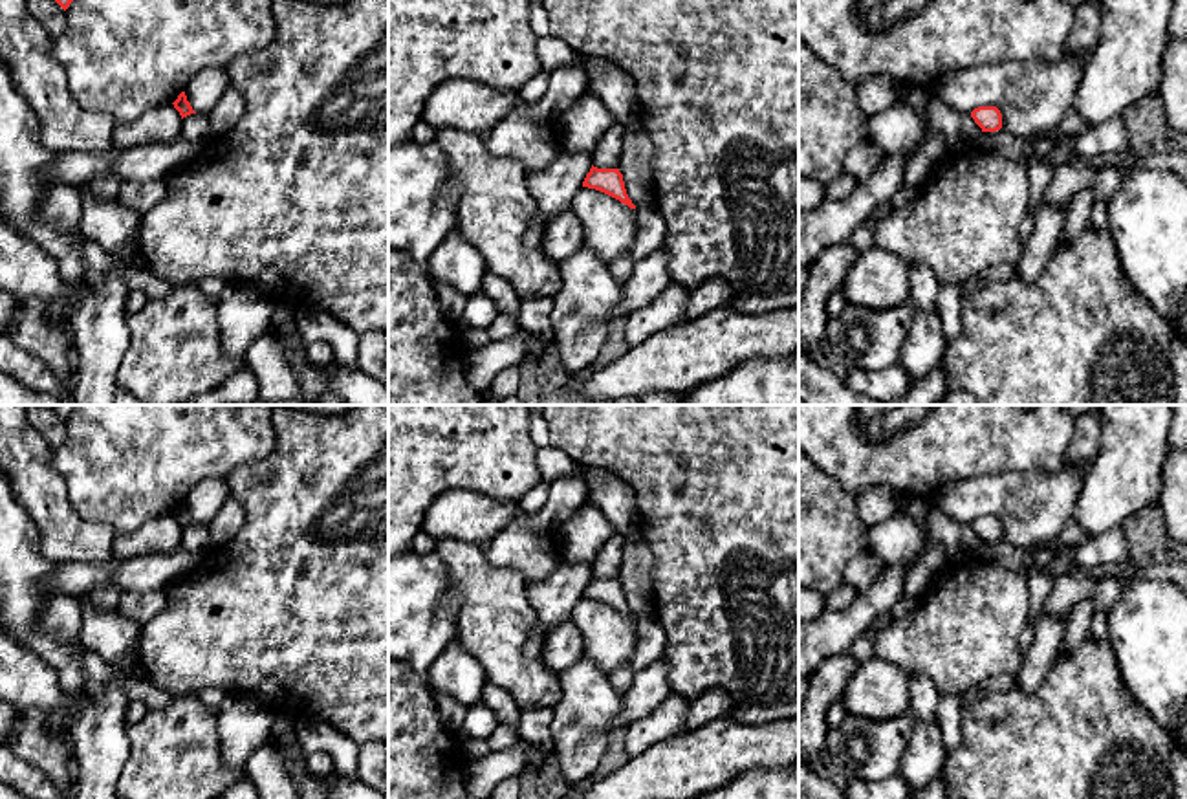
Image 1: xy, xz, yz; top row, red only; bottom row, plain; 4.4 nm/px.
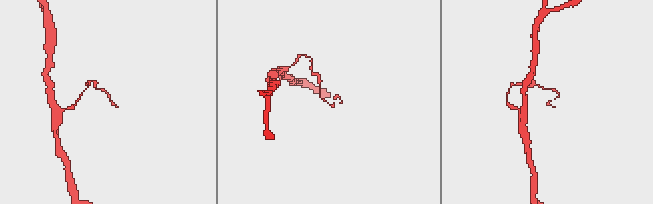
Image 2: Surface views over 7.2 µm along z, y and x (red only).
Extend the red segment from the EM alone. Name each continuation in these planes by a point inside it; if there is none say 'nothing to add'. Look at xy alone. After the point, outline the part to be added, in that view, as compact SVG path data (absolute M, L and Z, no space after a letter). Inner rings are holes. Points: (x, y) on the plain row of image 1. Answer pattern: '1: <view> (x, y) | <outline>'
nothing to add

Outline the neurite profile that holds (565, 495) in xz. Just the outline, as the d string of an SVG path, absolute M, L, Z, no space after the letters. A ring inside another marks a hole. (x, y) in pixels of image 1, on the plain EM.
M562 476L548 484L546 504L533 513L529 530L555 531L575 509L588 502L588 487L581 476Z

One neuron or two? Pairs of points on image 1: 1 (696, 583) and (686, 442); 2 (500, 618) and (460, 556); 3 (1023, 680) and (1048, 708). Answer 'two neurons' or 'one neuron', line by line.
1: one neuron
2: one neuron
3: two neurons

